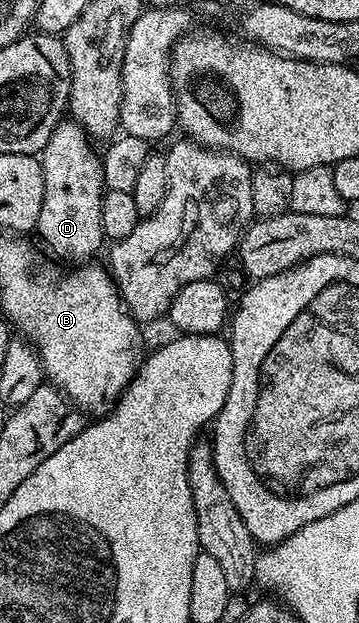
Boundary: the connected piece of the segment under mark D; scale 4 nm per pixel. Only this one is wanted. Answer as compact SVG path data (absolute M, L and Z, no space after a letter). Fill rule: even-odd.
M60 121L41 152L45 197L35 231L59 259L90 260L94 256L91 254L105 243L101 229L103 161L100 152L91 146L92 140L79 123Z

